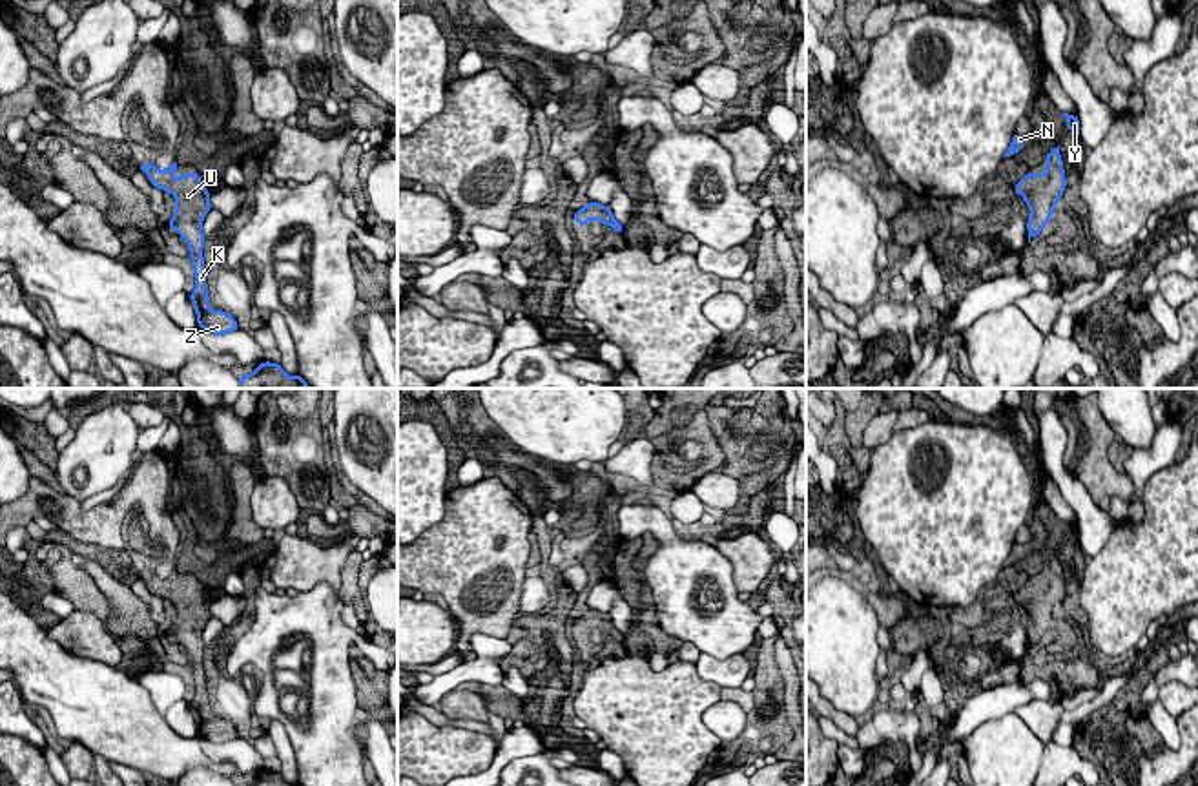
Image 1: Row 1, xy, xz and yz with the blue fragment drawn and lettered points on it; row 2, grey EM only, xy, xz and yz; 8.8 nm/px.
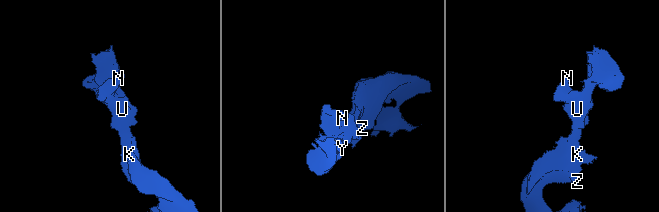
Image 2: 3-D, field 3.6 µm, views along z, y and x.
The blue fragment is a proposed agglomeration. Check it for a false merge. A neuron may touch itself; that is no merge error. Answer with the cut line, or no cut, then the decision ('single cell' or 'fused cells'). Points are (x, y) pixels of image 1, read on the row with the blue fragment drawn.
cut none; single cell

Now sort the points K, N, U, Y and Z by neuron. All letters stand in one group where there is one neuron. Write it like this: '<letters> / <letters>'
K N U Y Z

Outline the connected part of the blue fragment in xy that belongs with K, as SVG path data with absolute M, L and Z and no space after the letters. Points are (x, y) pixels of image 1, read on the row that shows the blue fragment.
M140 162L140 171L150 177L150 182L162 191L170 191L177 201L175 212L168 222L170 230L175 230L191 252L190 257L195 274L195 290L190 294L190 301L195 306L197 325L215 336L239 330L237 321L230 314L222 310L210 310L206 292L208 281L202 259L206 237L201 226L206 213L212 210L210 191L202 186L199 173L181 173L181 177L175 179L175 170L177 162L162 171L155 164Z

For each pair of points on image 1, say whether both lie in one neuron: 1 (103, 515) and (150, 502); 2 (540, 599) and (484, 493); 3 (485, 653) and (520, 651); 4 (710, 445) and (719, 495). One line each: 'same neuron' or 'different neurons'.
1: same neuron
2: different neurons
3: different neurons
4: different neurons

